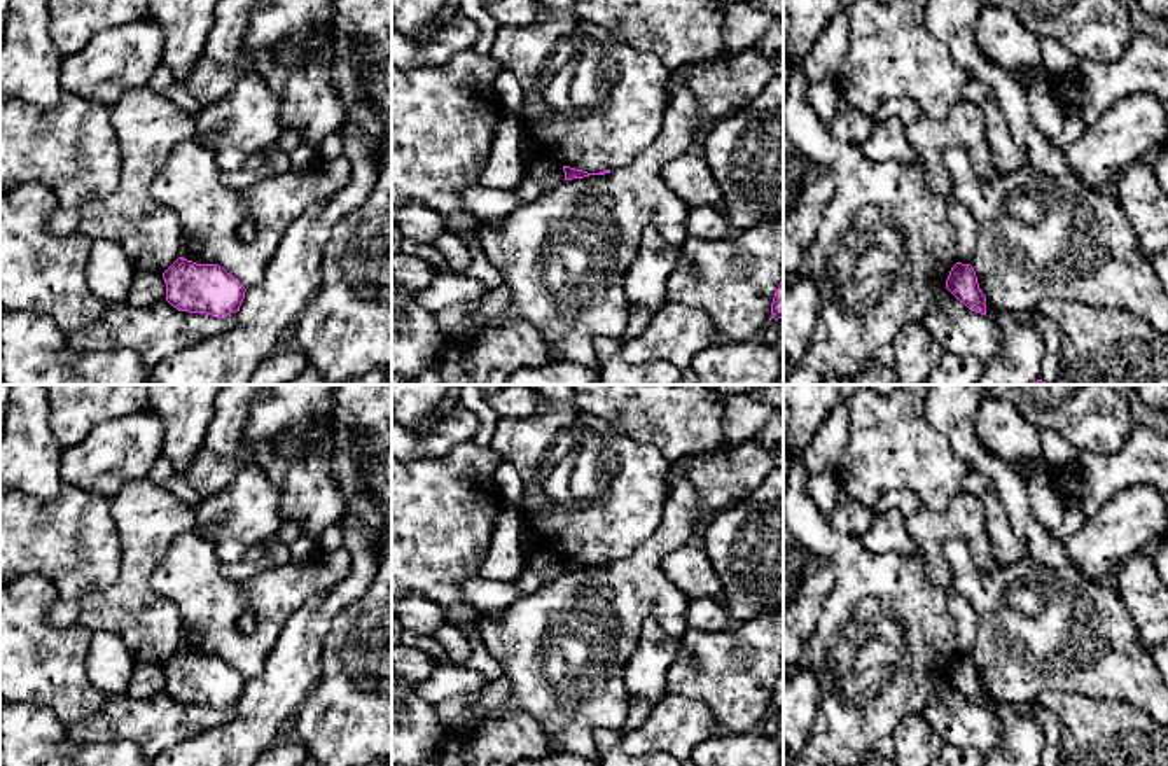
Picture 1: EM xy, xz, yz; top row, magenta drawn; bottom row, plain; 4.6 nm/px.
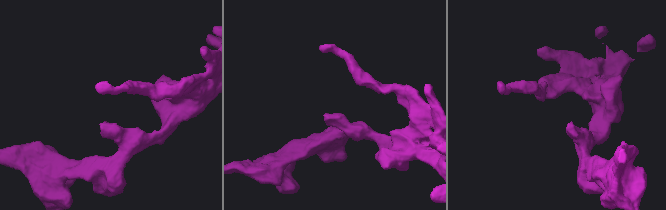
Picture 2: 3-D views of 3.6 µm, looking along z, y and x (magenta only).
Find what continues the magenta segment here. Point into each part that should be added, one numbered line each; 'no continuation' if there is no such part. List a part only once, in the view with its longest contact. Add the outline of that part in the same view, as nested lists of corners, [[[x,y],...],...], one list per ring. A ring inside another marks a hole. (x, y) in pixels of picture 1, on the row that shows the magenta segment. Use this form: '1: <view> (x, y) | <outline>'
no continuation

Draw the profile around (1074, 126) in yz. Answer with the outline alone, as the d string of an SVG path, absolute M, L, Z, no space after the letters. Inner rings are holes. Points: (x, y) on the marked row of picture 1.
M1065 115L1061 135L1049 140L1056 149L1065 152L1072 143L1075 143L1082 136L1086 128L1088 126L1081 115Z

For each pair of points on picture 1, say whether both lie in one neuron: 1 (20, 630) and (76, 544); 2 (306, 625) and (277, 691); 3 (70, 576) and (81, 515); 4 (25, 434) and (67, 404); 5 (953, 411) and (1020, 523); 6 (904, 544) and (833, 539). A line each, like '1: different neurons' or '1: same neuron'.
1: different neurons
2: same neuron
3: same neuron
4: different neurons
5: same neuron
6: different neurons

